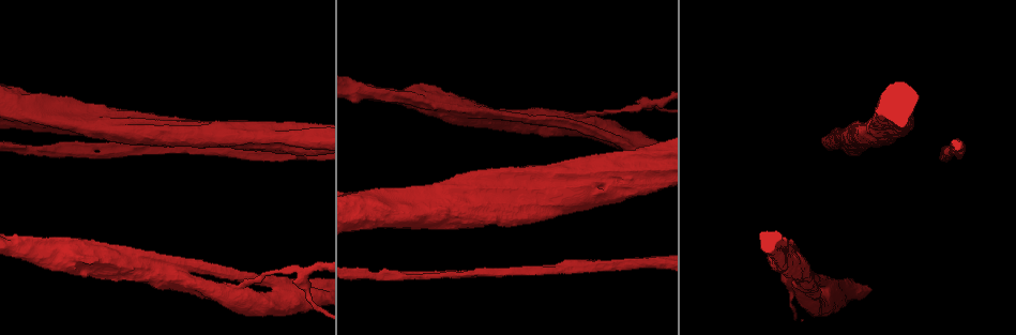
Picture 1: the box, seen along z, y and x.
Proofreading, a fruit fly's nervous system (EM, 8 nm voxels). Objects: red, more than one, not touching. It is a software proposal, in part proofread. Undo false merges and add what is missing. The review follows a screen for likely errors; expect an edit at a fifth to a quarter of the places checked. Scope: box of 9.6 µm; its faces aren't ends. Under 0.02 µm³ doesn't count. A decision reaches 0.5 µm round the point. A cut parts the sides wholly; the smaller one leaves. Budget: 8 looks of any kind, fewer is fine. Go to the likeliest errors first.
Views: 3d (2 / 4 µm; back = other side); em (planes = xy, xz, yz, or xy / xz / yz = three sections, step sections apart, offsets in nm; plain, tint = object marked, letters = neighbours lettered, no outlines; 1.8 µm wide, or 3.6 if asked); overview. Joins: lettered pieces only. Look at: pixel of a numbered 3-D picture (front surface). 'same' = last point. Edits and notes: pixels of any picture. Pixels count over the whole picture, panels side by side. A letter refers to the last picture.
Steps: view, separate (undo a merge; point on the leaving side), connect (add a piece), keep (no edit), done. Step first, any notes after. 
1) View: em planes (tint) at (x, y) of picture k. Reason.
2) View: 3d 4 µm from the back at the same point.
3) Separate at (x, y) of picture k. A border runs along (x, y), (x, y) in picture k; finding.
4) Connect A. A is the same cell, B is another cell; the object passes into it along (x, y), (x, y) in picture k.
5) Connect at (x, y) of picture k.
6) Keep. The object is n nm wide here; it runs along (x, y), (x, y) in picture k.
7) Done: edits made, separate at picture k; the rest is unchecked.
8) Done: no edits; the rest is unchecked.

View: em xz step 4 (tint) at (186, 280) of picture 1. Calibre changes.

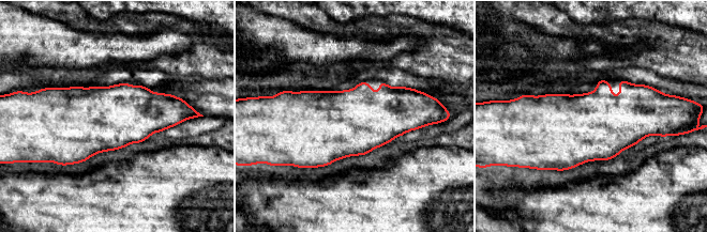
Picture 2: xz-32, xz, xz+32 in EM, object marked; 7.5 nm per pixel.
View: em planes (tint) at the same point.

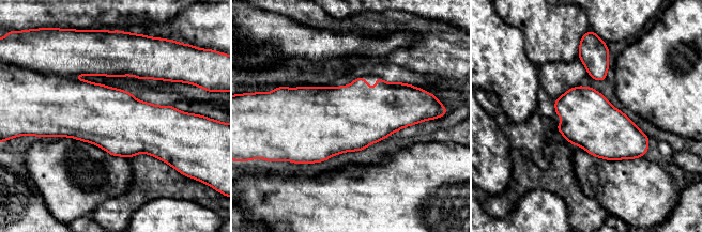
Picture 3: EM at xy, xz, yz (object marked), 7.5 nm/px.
View: em planes (letters) at the same point. See the neighbours.

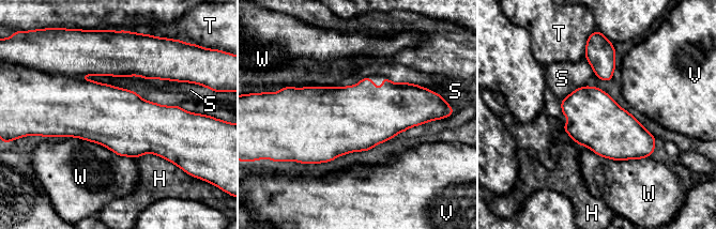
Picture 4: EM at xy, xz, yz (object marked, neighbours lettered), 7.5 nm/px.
Keep. The longest contact is with W, 550 nm; H, S, T, V and W are other cells; a border runs along (146, 78), (162, 78), (184, 82) in picture 4; one cell here.

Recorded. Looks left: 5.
View: em 3.6 µm xz step 8 (tint) at (491, 193) of picture 1. Touches itself.

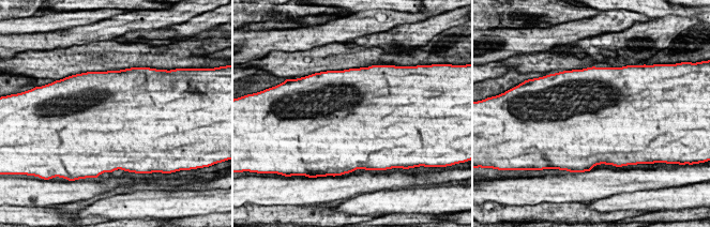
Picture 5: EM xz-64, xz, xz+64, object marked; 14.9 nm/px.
View: em 3.6 µm planes (tint) at the same point.

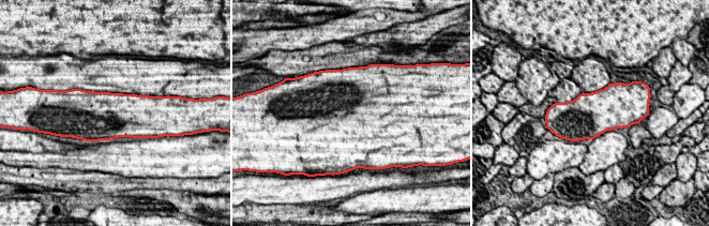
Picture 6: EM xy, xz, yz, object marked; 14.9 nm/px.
View: em 3.6 µm planes (letters) at the same point. What lies round it.

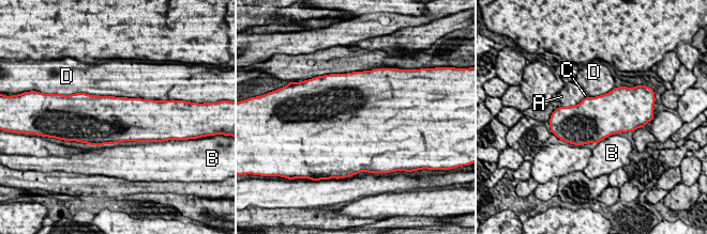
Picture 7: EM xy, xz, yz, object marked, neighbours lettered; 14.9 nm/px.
Keep. A, B, C and D are other cells; all the same cell.

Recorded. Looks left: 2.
Done: no edits; the rest is unchecked.

